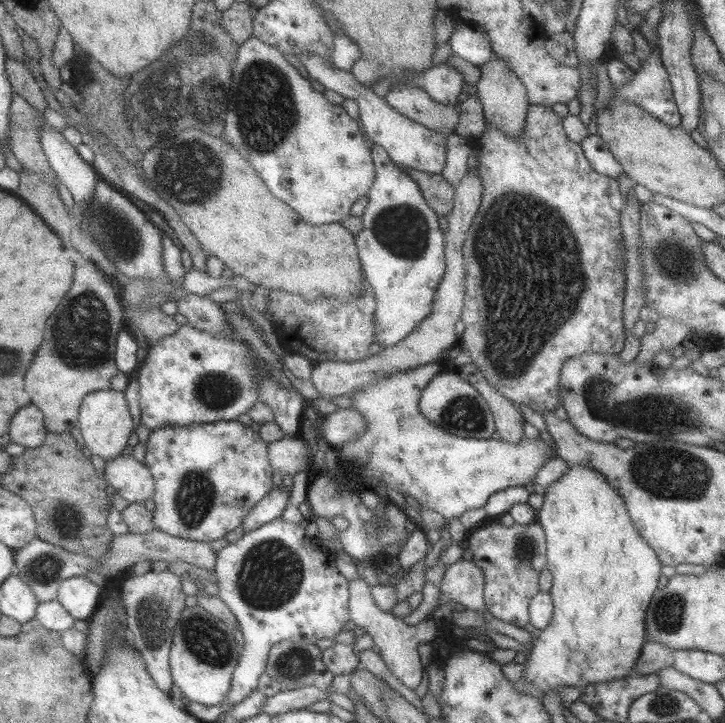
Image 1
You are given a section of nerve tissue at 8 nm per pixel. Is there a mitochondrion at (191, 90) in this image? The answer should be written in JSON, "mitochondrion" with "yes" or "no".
{"mitochondrion":"yes"}

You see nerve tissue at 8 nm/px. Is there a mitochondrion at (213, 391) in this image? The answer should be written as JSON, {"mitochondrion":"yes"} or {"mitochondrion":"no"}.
{"mitochondrion":"yes"}

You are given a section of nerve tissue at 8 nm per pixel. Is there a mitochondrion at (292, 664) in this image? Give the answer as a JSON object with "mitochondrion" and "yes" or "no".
{"mitochondrion":"yes"}

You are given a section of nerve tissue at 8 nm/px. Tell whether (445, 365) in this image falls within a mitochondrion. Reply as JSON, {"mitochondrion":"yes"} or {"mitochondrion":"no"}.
{"mitochondrion":"no"}

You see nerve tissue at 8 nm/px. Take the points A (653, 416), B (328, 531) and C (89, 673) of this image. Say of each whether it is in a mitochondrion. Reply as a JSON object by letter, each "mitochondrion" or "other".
{"A":"mitochondrion","B":"other","C":"other"}

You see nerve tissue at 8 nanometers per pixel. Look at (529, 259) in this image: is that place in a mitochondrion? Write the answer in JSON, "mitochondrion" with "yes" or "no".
{"mitochondrion":"yes"}

